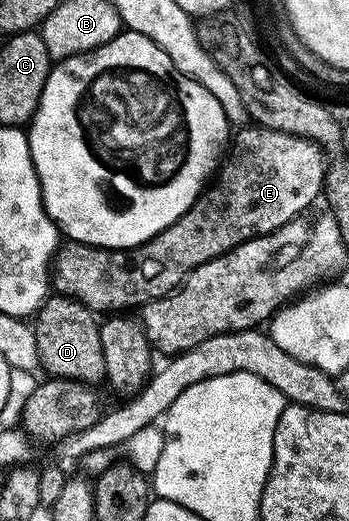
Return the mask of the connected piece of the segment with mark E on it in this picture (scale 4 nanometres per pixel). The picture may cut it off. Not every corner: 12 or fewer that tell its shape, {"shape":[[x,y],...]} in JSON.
{"shape":[[256,124],[217,181],[130,251],[60,247],[52,287],[96,314],[165,298],[320,200],[329,162]]}

